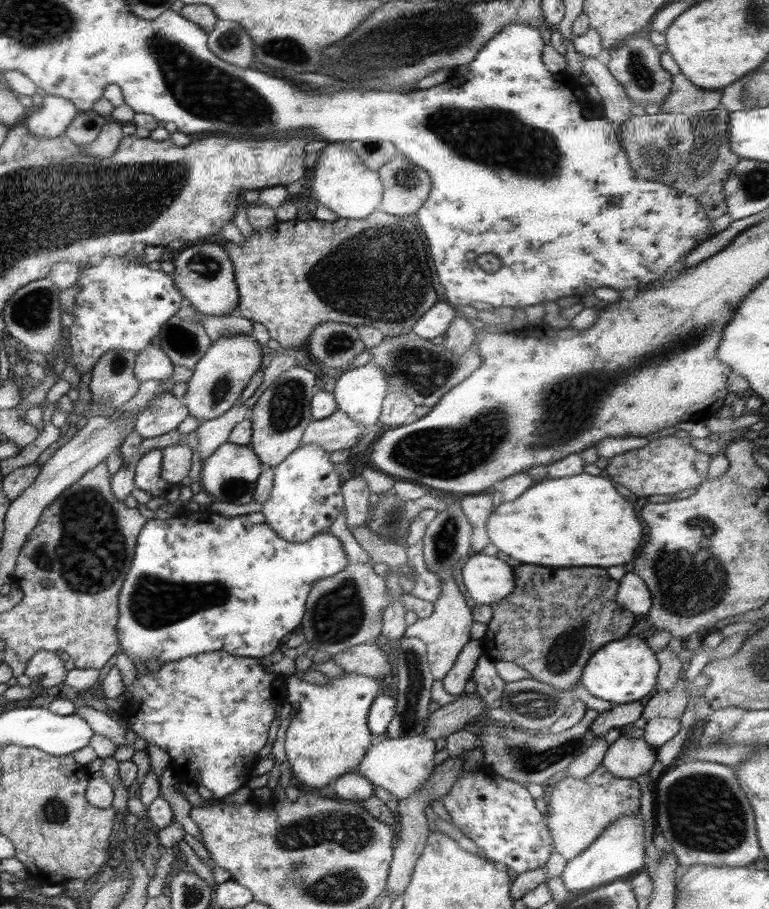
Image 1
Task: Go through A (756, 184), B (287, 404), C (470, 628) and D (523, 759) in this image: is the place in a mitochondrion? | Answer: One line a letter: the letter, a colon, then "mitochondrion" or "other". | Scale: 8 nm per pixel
A: mitochondrion
B: mitochondrion
C: other
D: mitochondrion

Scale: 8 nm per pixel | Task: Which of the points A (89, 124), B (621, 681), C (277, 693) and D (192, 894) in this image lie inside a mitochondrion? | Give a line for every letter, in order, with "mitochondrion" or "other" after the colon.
A: mitochondrion
B: other
C: other
D: mitochondrion

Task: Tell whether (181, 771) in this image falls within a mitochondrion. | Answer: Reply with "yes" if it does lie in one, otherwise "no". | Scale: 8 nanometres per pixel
no

